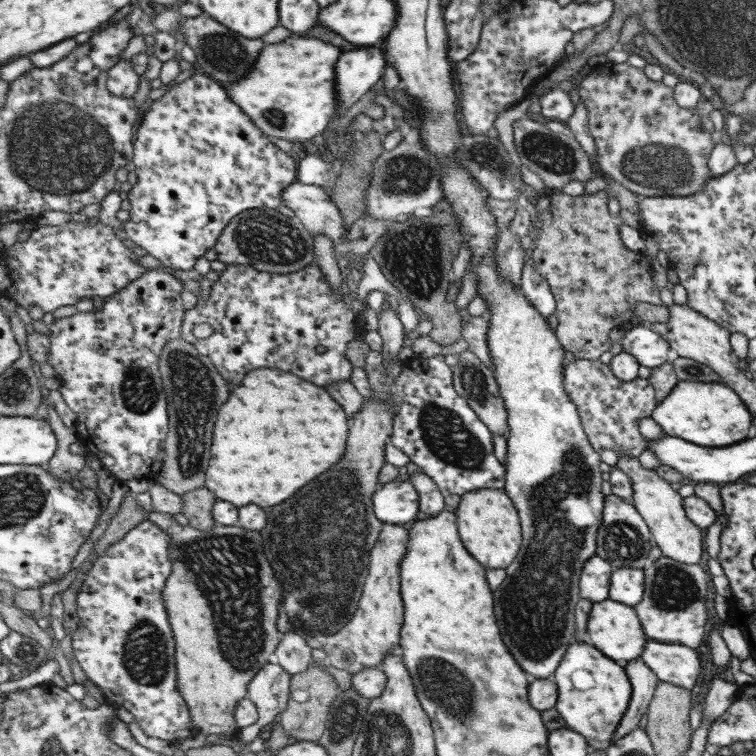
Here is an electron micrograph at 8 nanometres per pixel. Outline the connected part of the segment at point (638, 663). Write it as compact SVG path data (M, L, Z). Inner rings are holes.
M642 659L627 662L624 665L631 682L633 682L633 694L631 706L629 706L619 730L614 734L614 742L621 740L638 728L643 716L649 714L650 704L654 699L657 687L661 683L655 671L647 666Z

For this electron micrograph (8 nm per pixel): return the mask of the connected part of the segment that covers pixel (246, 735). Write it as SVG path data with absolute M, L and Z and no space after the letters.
M267 663L261 671L255 675L255 678L250 682L248 697L257 705L257 714L259 714L259 720L247 728L239 729L241 734L241 740L243 744L247 744L247 752L249 751L249 744L257 737L257 734L261 727L275 722L275 718L282 714L282 712L288 707L290 703L290 690L291 690L292 675L287 672L279 663L271 664Z

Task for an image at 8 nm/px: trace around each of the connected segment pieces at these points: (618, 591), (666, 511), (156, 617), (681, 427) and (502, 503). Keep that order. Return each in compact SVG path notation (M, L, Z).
M620 568L611 577L610 598L635 607L643 601L646 570L644 568Z
M623 455L618 459L617 465L631 477L634 505L650 526L654 541L662 554L683 564L697 564L701 560L701 532L698 525L693 526L693 522L686 516L679 485L671 483L656 470L645 468L640 457Z
M147 518L128 532L123 540L110 546L105 556L96 556L77 595L79 629L70 638L74 658L86 676L101 688L106 704L129 711L147 737L175 743L181 738L193 737L196 728L189 705L179 692L176 642L166 606L167 580L174 570L171 544L173 536Z
M681 381L673 392L658 403L652 417L667 435L709 448L729 447L745 439L752 421L741 397L729 386Z
M486 488L463 495L461 506L458 506L459 532L463 532L463 542L471 548L471 554L489 568L507 568L513 564L515 556L521 550L521 522L518 508L513 506L506 489Z

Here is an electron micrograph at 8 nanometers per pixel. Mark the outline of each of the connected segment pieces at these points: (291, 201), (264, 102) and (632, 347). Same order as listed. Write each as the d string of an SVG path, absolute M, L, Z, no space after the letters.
M296 181L282 197L283 204L294 211L313 236L323 234L338 244L347 241L342 212L325 188Z
M287 38L279 44L267 44L249 76L223 87L269 139L307 145L309 140L321 136L339 112L337 64L341 54L337 46L323 40Z
M648 324L629 329L621 338L621 343L625 352L638 358L641 366L651 370L662 367L675 357L670 341L662 333L653 332Z

